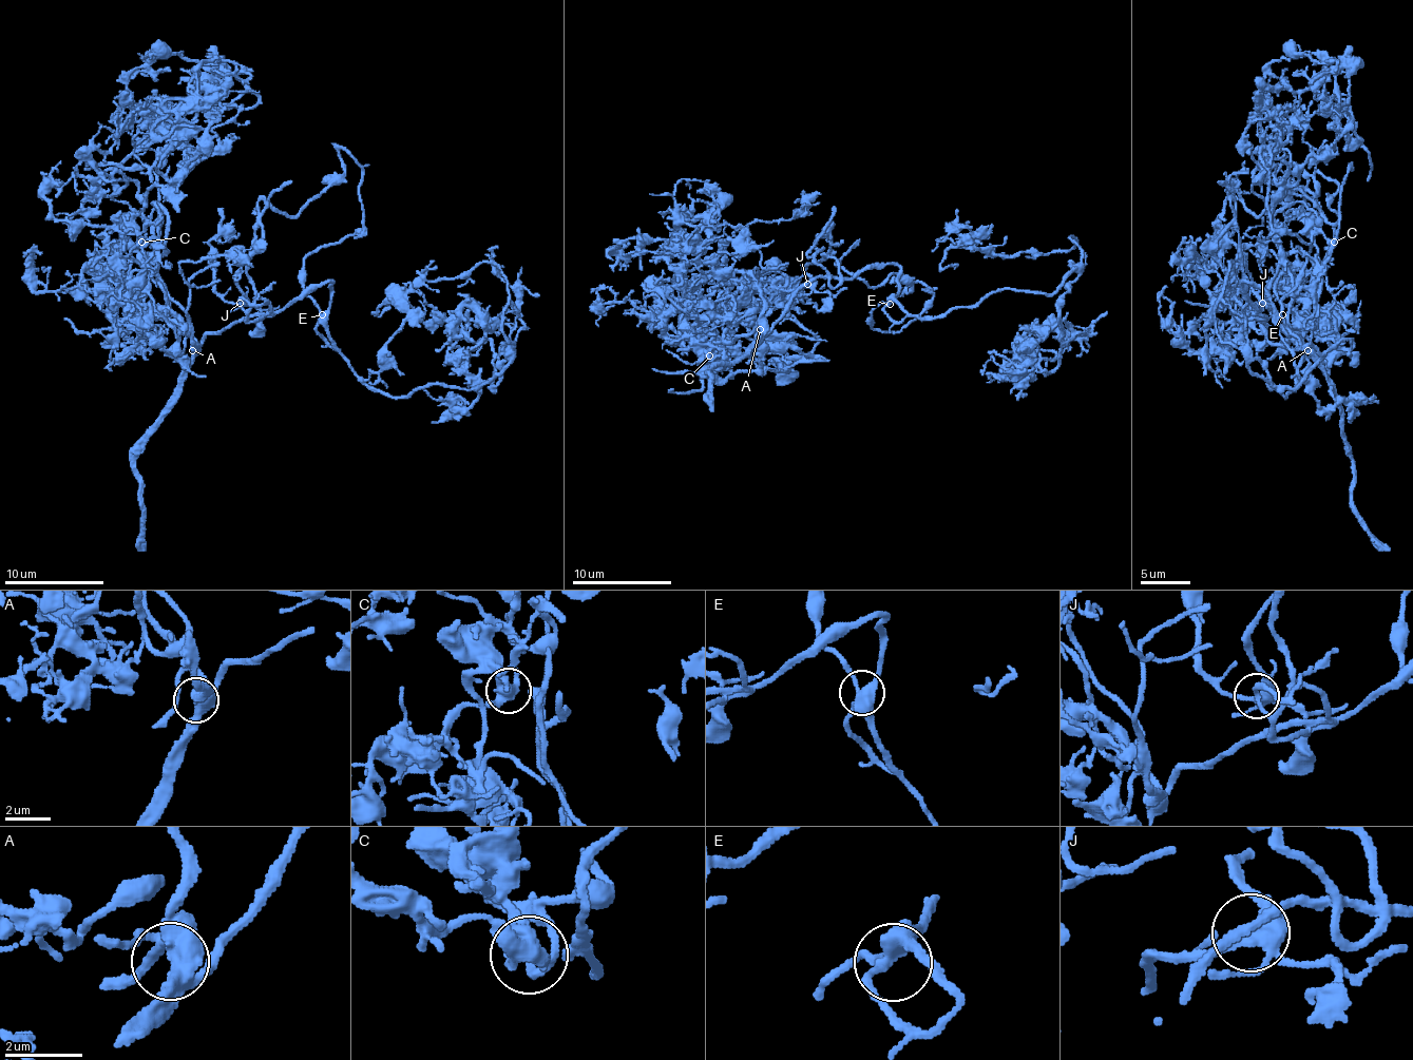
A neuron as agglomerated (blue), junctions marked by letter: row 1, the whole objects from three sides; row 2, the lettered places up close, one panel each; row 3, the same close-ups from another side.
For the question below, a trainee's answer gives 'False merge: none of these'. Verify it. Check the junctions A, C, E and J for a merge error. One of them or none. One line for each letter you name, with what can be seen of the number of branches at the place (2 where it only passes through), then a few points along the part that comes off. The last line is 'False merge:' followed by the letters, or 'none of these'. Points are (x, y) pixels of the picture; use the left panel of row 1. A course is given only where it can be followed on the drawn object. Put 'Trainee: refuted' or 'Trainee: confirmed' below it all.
False merge: none of these
Trainee: confirmed

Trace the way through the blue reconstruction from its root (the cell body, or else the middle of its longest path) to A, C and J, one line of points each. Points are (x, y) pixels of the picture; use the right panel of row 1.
A: (1243, 285), (1243, 292), (1255, 305), (1255, 314), (1282, 332), (1300, 332), (1310, 342), (1308, 350)
C: (1243, 285), (1260, 320), (1300, 332), (1308, 347), (1302, 332), (1335, 243)
J: (1243, 285), (1243, 292), (1255, 305), (1255, 310), (1260, 314), (1267, 314), (1271, 307), (1262, 303)

